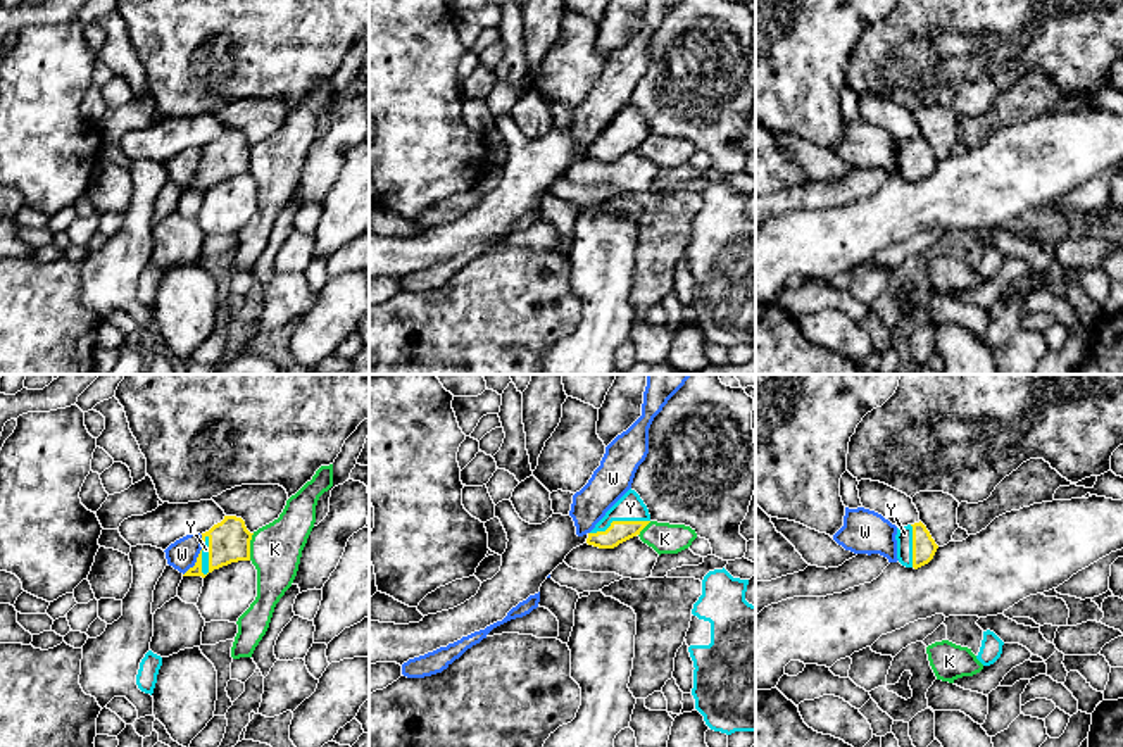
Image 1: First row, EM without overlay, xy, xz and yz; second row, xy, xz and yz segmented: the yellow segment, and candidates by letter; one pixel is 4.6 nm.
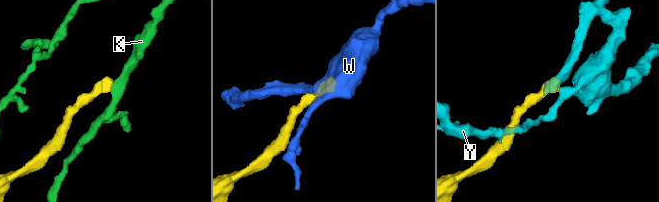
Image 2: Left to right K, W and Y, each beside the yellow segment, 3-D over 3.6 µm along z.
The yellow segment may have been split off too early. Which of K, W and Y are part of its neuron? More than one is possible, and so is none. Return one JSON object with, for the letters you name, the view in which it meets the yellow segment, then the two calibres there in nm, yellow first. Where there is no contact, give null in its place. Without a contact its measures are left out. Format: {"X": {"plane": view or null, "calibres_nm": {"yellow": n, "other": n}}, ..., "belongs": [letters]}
{"Y": {"plane": "xy", "calibres_nm": {"yellow": 190, "other": 30}}, "belongs": ["Y"]}

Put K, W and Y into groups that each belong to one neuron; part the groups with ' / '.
K / W / Y

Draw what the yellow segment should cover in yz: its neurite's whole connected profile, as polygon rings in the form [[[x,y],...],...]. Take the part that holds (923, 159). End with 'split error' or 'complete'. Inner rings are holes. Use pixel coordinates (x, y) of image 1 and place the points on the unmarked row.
[[[919,135],[907,140],[897,140],[897,173],[906,181],[921,181],[928,178],[938,159],[926,140]]] | split error

